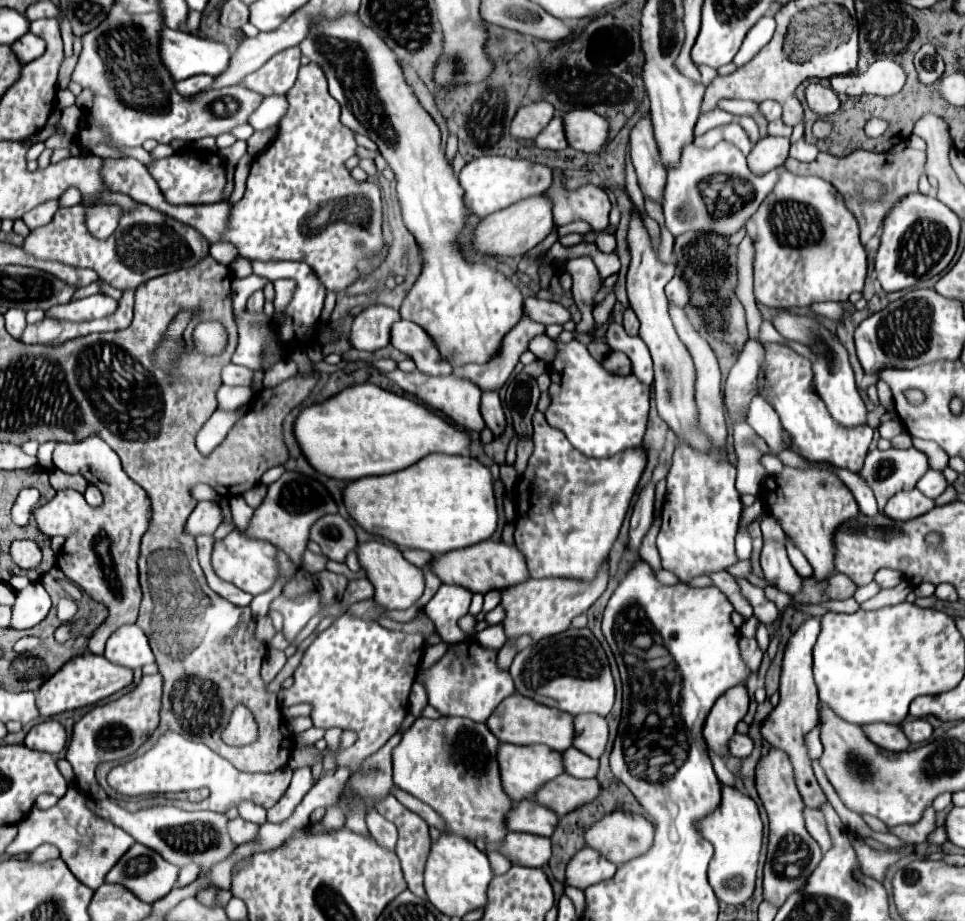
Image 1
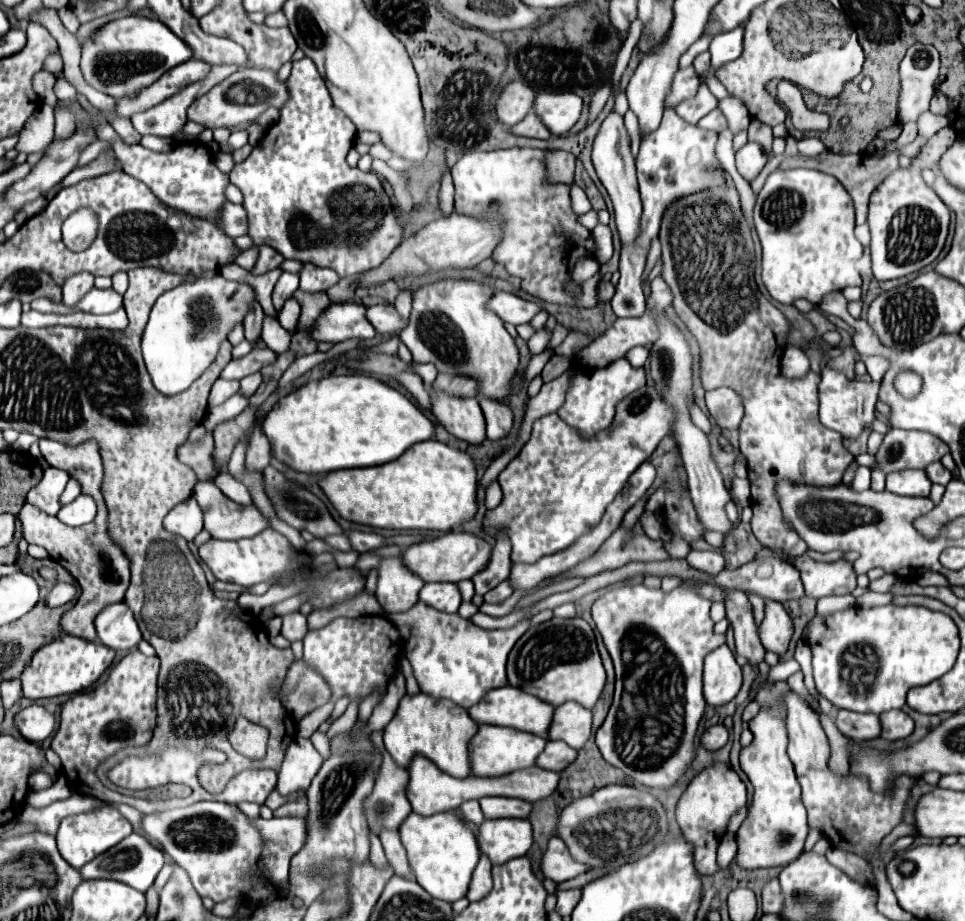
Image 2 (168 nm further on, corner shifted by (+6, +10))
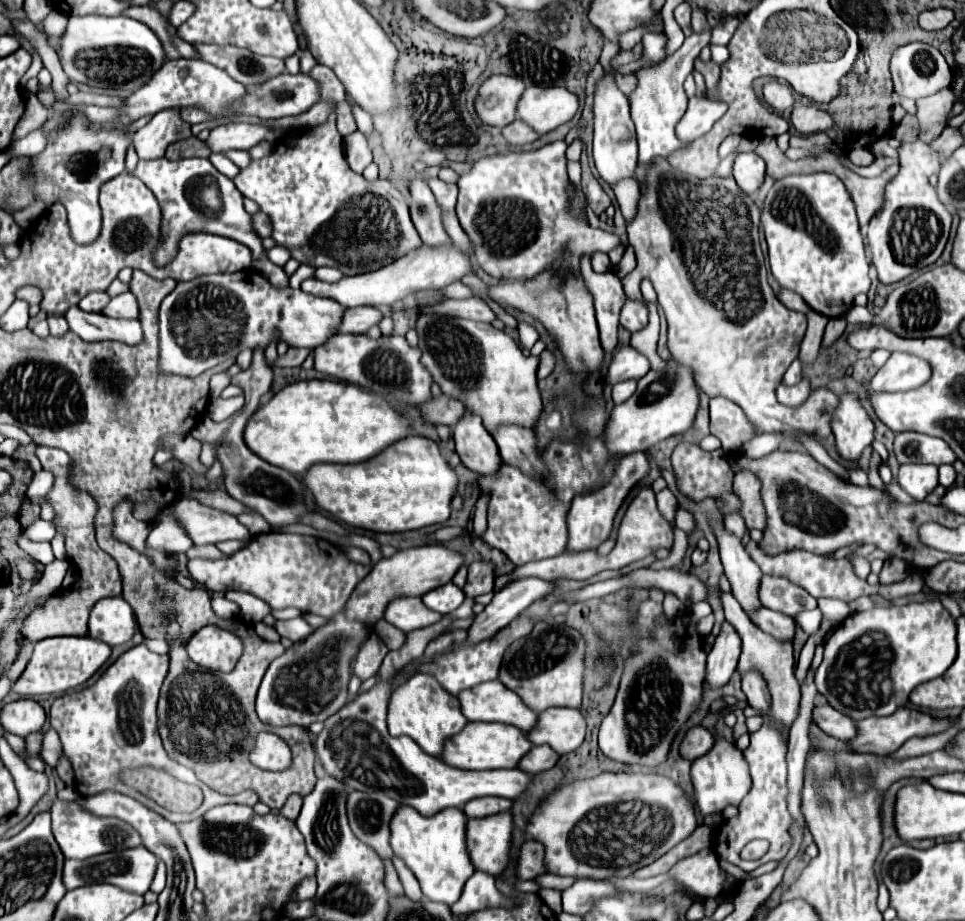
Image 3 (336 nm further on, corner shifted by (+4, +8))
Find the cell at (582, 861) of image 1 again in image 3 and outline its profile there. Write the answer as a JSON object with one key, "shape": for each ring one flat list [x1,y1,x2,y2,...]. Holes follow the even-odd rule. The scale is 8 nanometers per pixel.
{"shape":[[524,842,518,852,518,864,516,864,516,878,518,880,532,880,538,874,546,872,544,868,544,846,538,842]]}

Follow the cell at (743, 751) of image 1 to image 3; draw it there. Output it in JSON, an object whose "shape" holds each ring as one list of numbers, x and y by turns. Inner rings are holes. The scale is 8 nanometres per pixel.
{"shape":[[696,726,684,734,684,740,680,744,680,756,686,760,696,760,704,756,712,746,714,746,712,732,706,730,704,726]]}

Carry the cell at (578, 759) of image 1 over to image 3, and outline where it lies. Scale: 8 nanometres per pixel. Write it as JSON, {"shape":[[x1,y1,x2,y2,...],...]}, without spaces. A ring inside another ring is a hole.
{"shape":[[532,746,530,754,526,754,522,762,518,762,518,768,526,774,538,774,552,768,558,762,558,758,560,756,550,746]]}

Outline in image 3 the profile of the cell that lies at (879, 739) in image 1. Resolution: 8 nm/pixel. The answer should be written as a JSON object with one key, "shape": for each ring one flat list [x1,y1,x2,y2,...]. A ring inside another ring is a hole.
{"shape":[[816,706,812,710,812,718,818,724,818,728,822,732,826,732,828,736,834,736,838,740,848,740,856,734,856,726,854,720,850,720,848,716,840,714,838,710,834,710,832,706]]}

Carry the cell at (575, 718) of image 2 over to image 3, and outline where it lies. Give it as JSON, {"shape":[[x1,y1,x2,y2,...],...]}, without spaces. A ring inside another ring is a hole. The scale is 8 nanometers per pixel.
{"shape":[[548,708,538,714,534,730,526,736,532,744,548,744,558,754,576,750,586,734,586,720,574,708]]}

